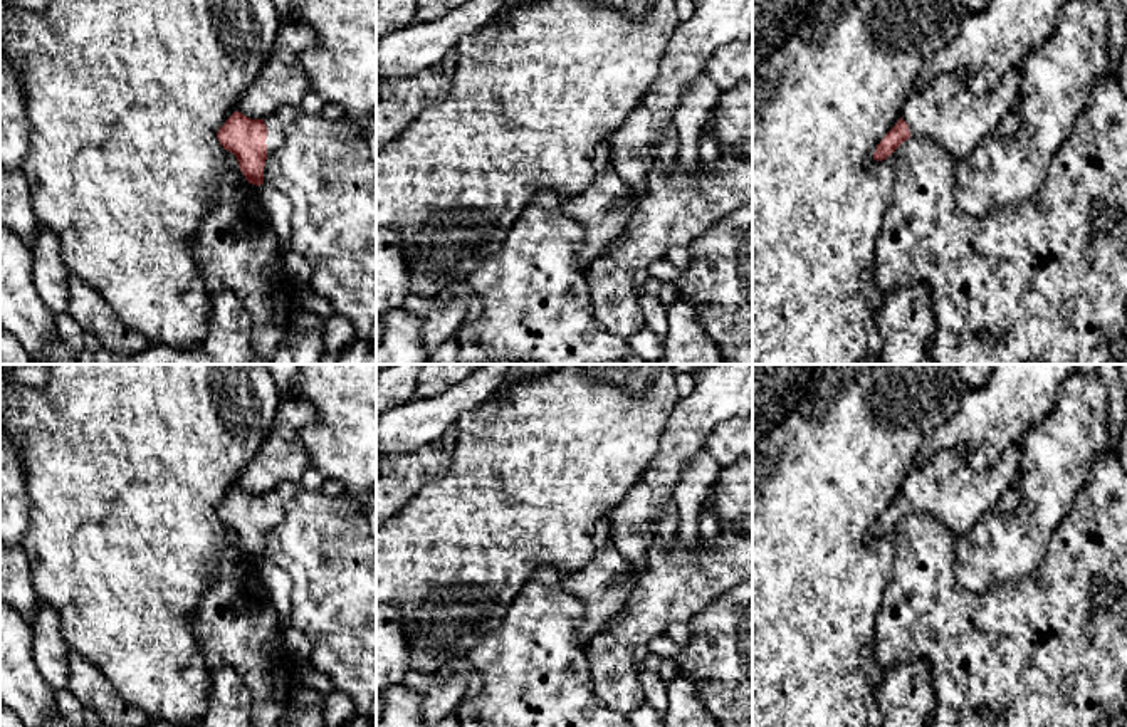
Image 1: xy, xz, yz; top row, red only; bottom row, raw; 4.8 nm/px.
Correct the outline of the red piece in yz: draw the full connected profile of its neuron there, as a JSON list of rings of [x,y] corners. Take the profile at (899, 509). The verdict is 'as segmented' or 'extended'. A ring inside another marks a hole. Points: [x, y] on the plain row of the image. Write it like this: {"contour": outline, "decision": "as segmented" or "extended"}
{"contour": [[[1016,443],[983,468],[972,468],[951,453],[937,453],[927,467],[917,468],[904,482],[902,494],[877,520],[873,536],[887,536],[909,514],[930,515],[961,536],[1013,487],[1018,472]]], "decision": "extended"}

